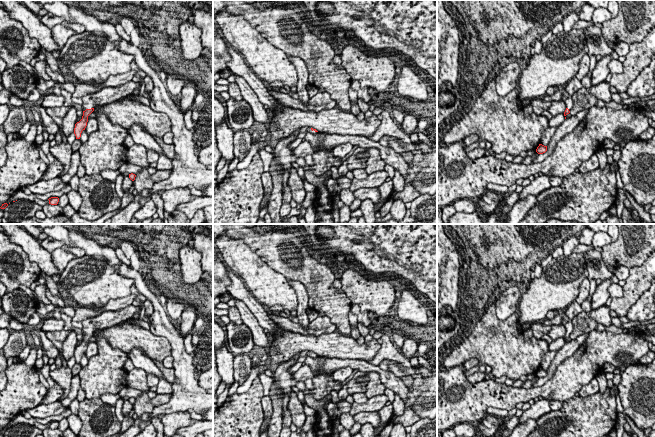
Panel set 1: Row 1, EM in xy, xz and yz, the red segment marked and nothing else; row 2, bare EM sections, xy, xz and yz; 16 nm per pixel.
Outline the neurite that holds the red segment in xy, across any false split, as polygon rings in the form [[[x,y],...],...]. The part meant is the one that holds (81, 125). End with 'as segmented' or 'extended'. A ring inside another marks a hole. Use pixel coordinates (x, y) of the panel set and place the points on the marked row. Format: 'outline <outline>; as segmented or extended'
outline [[[128,81],[125,84],[116,87],[104,87],[100,91],[83,96],[83,111],[82,119],[75,124],[74,134],[76,139],[80,139],[81,133],[85,130],[88,122],[88,116],[94,111],[95,106],[103,106],[115,101],[122,100],[140,88],[140,84],[134,81]]]; extended

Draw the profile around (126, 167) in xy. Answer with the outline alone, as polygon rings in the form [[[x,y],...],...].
[[[125,162],[119,169],[118,171],[123,174],[125,172],[128,172],[129,174],[133,173],[133,174],[137,174],[142,170],[142,167],[131,164],[129,162]]]

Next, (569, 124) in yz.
[[[585,108],[584,110],[578,112],[575,116],[571,116],[570,118],[566,118],[564,122],[558,126],[556,132],[551,137],[551,140],[547,146],[547,151],[543,154],[538,154],[533,163],[538,163],[544,161],[547,157],[549,157],[553,151],[555,150],[557,143],[560,139],[562,139],[565,135],[571,133],[576,126],[582,121],[588,112],[589,108]]]

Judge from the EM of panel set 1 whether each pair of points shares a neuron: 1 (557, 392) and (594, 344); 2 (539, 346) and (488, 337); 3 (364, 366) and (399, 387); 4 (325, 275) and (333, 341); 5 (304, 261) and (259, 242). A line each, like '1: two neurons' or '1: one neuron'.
1: one neuron
2: one neuron
3: one neuron
4: two neurons
5: one neuron

